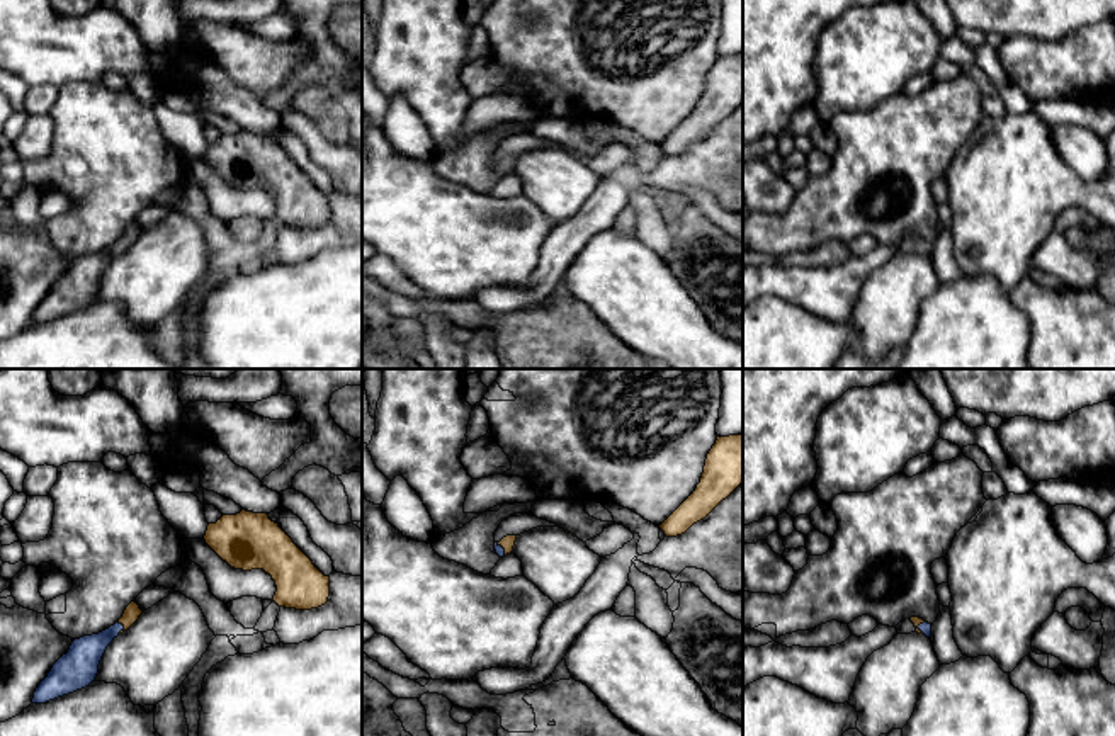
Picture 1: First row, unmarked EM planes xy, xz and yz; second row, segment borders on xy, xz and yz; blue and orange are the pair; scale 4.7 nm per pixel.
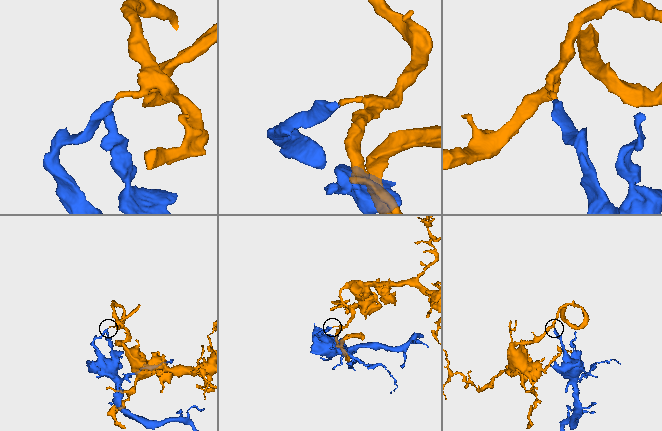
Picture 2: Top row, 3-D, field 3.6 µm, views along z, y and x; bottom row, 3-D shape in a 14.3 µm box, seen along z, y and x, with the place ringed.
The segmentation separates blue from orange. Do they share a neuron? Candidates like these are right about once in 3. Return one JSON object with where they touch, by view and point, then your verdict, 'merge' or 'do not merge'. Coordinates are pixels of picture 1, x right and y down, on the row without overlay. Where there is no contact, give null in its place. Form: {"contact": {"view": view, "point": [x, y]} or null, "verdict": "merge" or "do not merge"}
{"contact": {"view": "xy", "point": [123, 247]}, "verdict": "merge"}

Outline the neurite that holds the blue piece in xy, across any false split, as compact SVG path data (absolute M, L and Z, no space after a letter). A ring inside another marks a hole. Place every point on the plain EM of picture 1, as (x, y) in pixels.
M131 221L114 245L99 253L75 258L68 272L53 284L48 296L36 308L32 323L46 323L93 303L107 265L127 250L141 233L139 224Z

